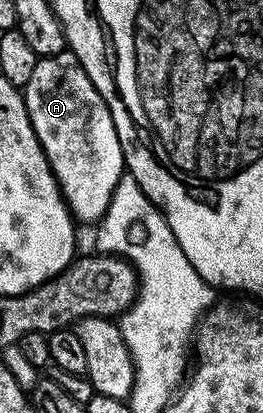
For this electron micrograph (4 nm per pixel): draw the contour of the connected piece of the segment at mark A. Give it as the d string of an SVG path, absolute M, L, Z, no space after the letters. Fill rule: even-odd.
M67 51L51 57L39 57L36 71L32 71L32 79L28 79L24 87L24 96L30 122L36 131L36 139L58 181L58 189L66 201L66 208L70 210L75 222L101 221L108 211L112 191L116 191L116 183L126 169L126 160L120 147L120 135L116 135L116 123L112 123L112 115L100 91L96 91L92 79L88 79L76 55Z

